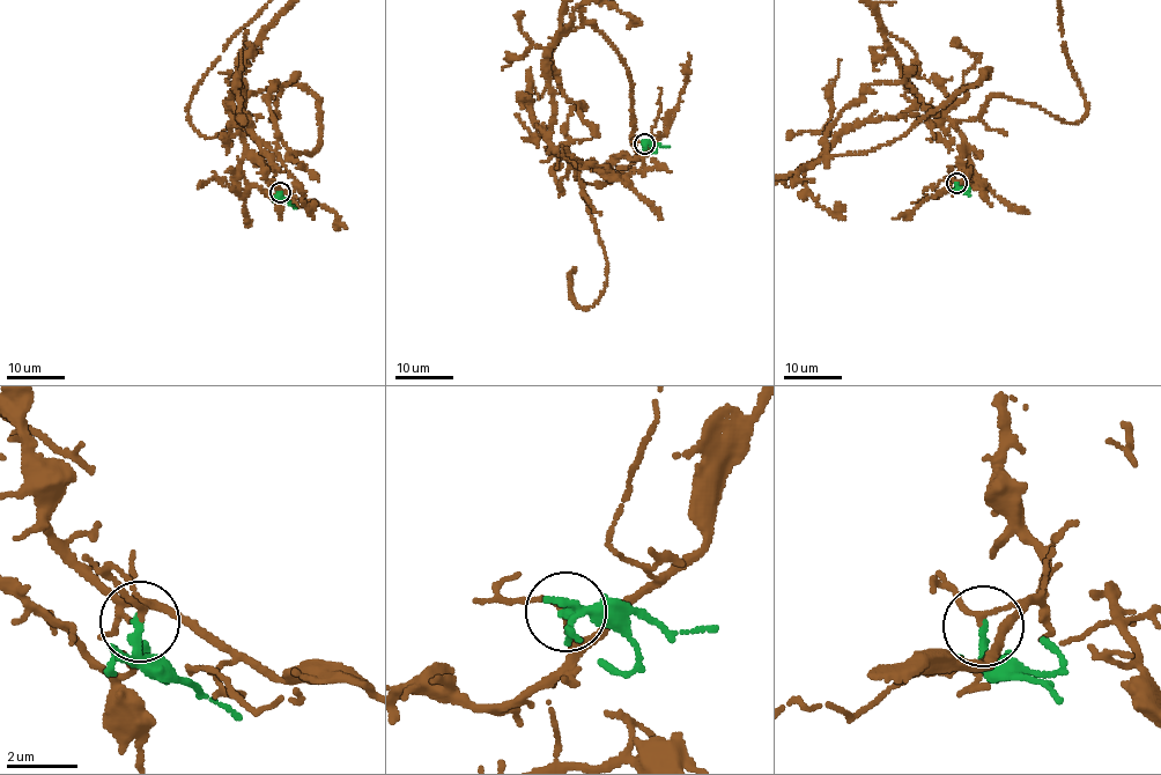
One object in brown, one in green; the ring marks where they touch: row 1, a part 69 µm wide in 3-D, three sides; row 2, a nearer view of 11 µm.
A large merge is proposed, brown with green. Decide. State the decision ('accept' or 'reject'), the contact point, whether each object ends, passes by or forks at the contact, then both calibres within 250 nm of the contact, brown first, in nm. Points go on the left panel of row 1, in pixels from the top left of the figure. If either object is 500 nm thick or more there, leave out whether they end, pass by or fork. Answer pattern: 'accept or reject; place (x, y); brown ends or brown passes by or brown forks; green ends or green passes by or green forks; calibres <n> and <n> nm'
reject; place (280, 192); brown passes by; green ends; calibres 120 and 260 nm

